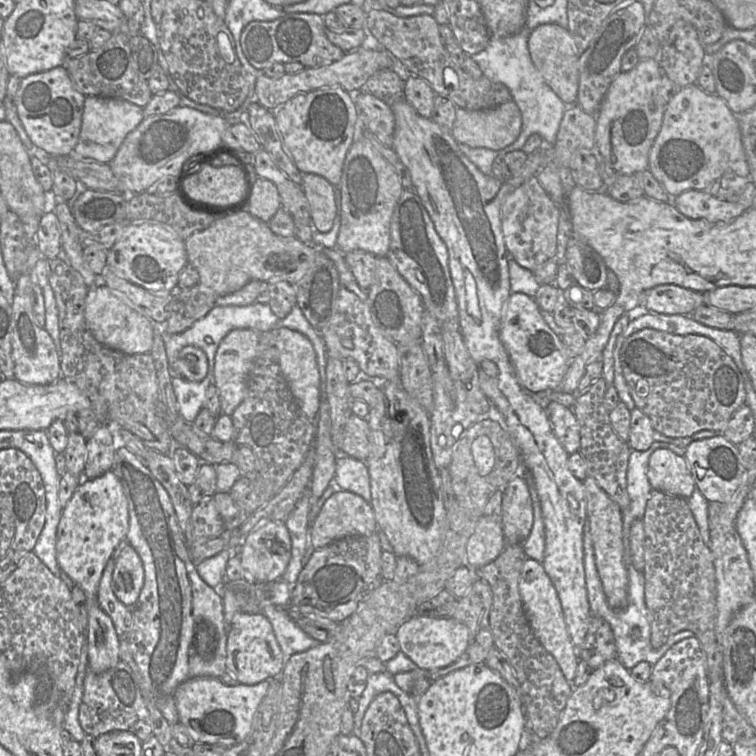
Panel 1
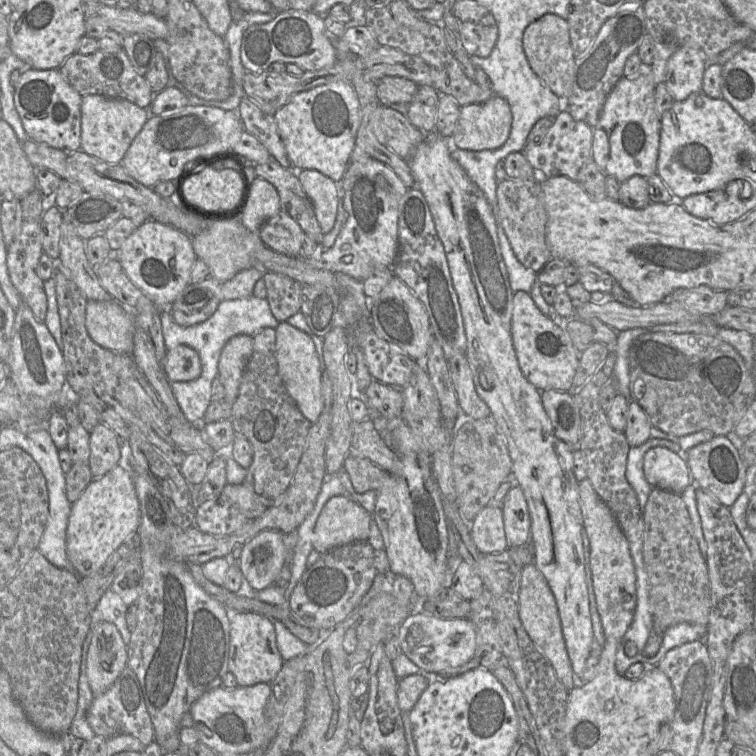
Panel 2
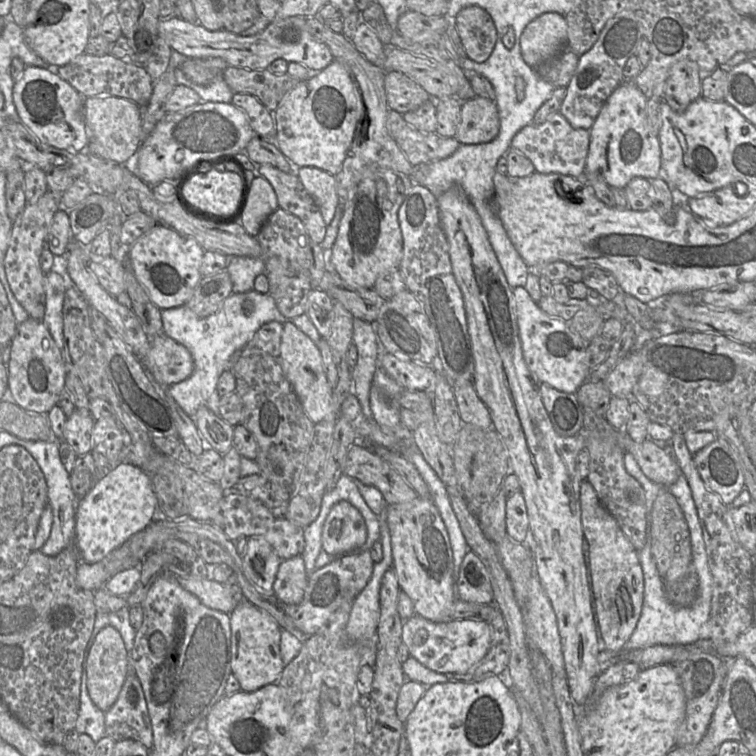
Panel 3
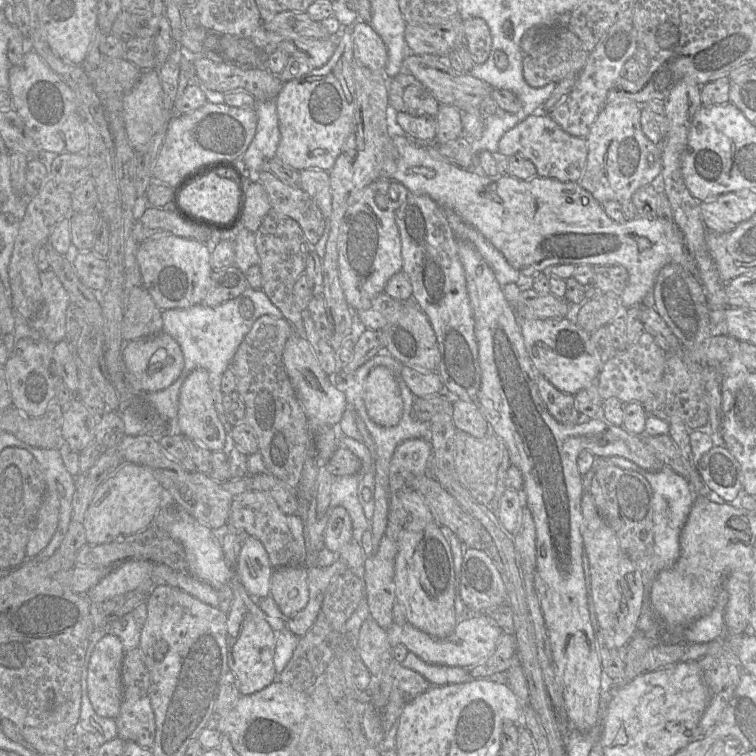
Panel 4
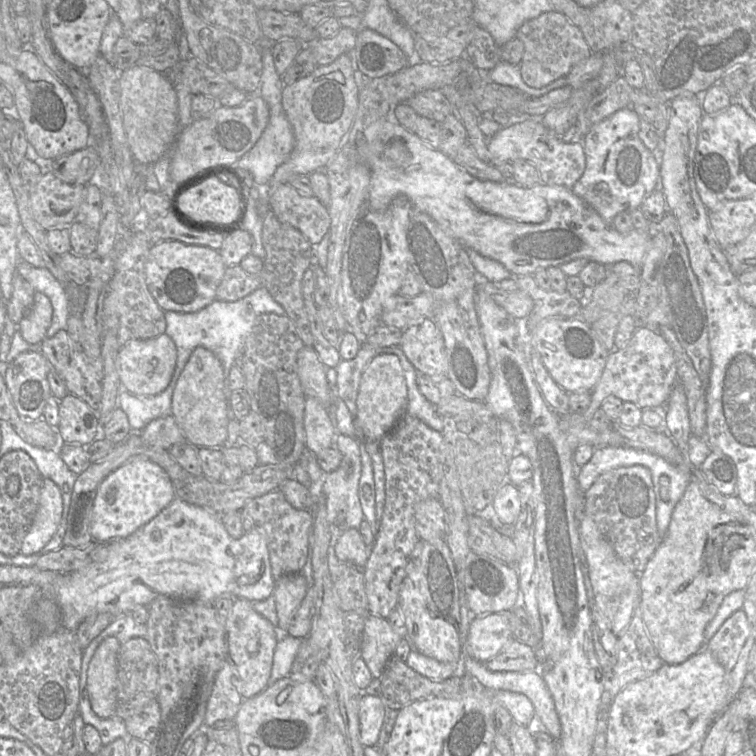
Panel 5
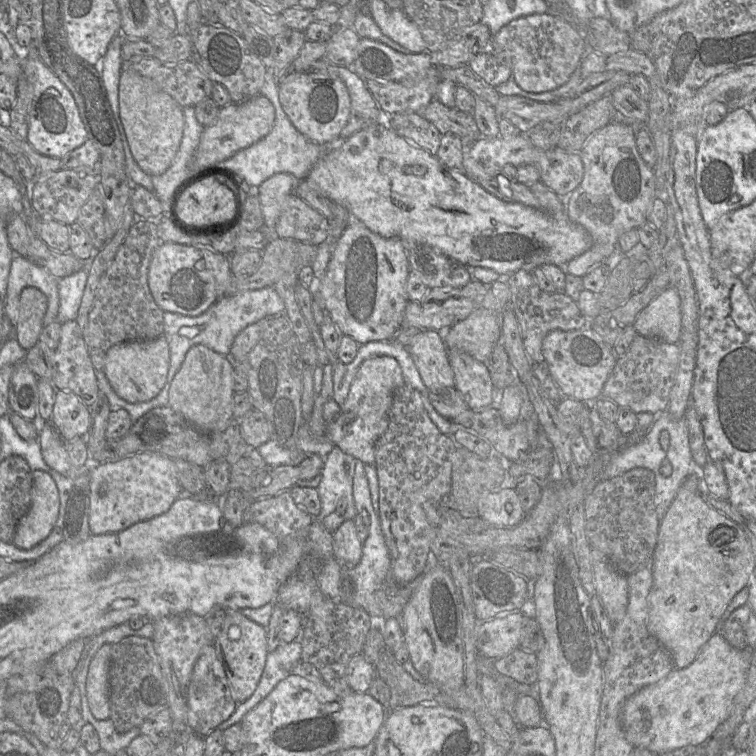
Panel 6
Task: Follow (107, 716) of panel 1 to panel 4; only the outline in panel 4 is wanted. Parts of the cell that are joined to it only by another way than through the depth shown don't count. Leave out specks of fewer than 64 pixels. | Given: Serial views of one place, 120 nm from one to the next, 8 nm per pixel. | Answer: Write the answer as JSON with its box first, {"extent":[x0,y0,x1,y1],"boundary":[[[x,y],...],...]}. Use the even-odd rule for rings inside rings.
{"extent":[115,696,155,750],"boundary":[[[148,696],[123,700],[115,717],[117,736],[151,750],[155,738],[155,718]]]}

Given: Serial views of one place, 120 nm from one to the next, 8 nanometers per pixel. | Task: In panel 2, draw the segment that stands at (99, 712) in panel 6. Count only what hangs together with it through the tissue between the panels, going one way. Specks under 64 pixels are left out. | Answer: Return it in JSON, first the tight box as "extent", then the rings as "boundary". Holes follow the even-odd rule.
{"extent":[86,622,127,696],"boundary":[[[100,622],[93,633],[86,659],[86,673],[94,696],[104,693],[127,666],[127,645],[117,627]]]}

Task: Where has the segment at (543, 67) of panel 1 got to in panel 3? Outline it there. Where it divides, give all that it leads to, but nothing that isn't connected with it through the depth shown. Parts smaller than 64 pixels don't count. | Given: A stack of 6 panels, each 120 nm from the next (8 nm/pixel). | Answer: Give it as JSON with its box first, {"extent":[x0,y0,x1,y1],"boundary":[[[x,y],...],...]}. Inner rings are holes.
{"extent":[520,12,566,69],"boundary":[[[557,12],[544,13],[531,21],[520,38],[522,58],[534,69],[557,56],[566,44],[566,18]]]}

